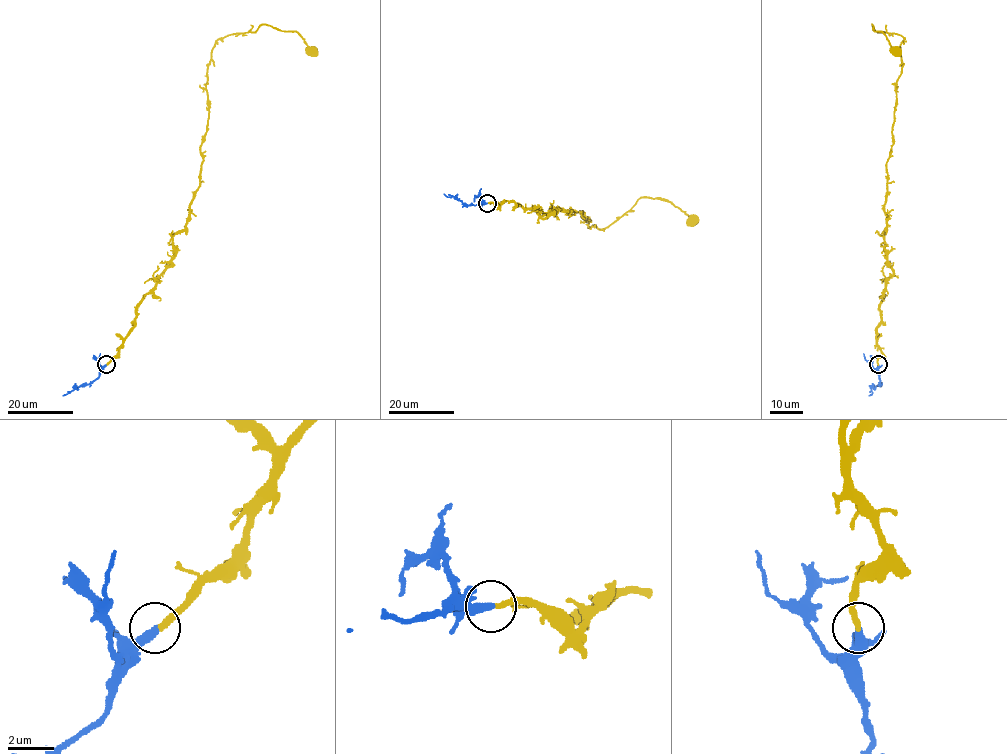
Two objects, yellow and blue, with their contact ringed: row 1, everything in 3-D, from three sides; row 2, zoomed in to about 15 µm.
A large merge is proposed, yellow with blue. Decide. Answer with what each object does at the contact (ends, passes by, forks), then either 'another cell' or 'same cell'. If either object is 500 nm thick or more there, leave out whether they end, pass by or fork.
yellow ends; blue ends; same cell

